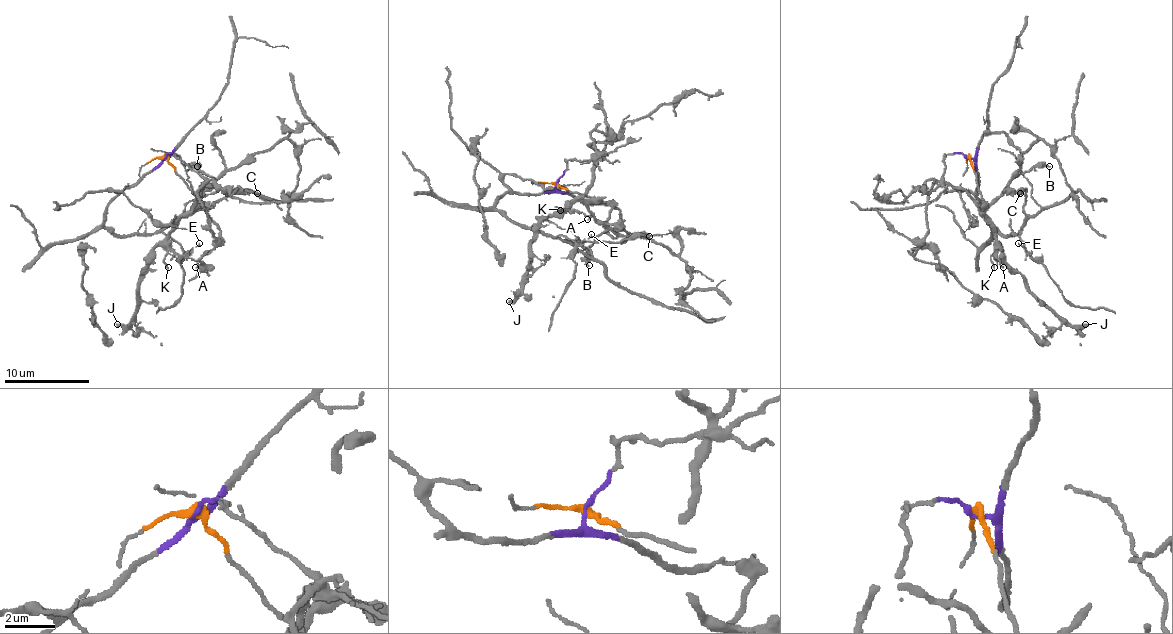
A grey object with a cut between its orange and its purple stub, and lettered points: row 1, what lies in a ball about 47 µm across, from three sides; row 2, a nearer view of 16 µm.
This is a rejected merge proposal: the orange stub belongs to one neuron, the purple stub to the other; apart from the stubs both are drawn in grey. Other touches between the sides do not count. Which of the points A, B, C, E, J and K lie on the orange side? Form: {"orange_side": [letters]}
{"orange_side": ["A", "B", "J", "K"]}

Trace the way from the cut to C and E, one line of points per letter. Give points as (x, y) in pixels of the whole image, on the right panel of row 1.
C: (969, 157), (975, 164), (977, 202), (990, 223), (1005, 236), (1020, 229), (1026, 215), (1026, 189), (1020, 193)
E: (969, 157), (977, 172), (977, 202), (990, 223), (1005, 236), (1020, 232), (1026, 253), (1018, 242)

